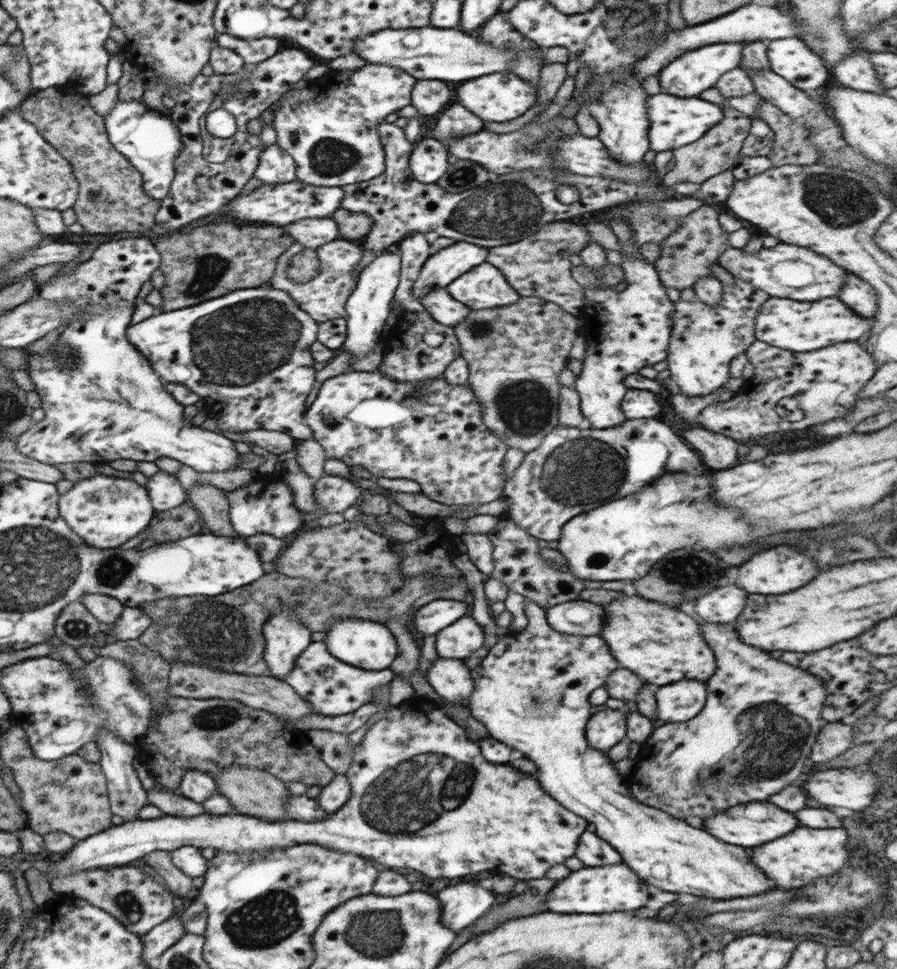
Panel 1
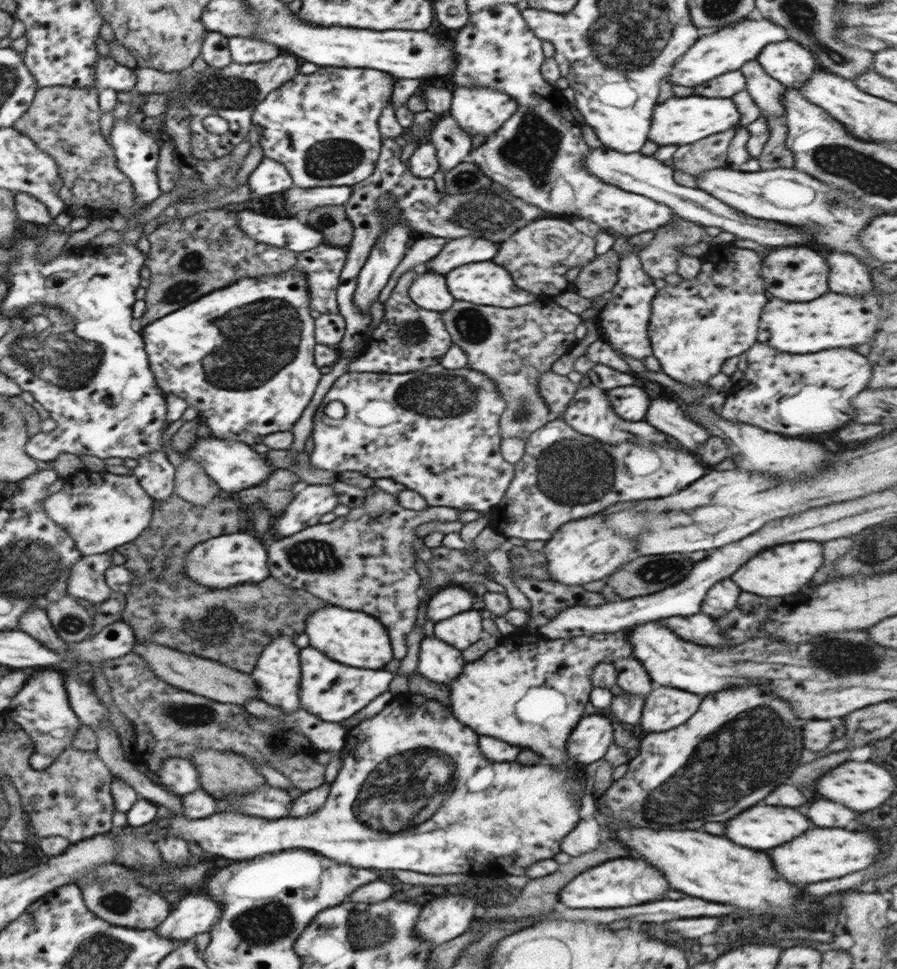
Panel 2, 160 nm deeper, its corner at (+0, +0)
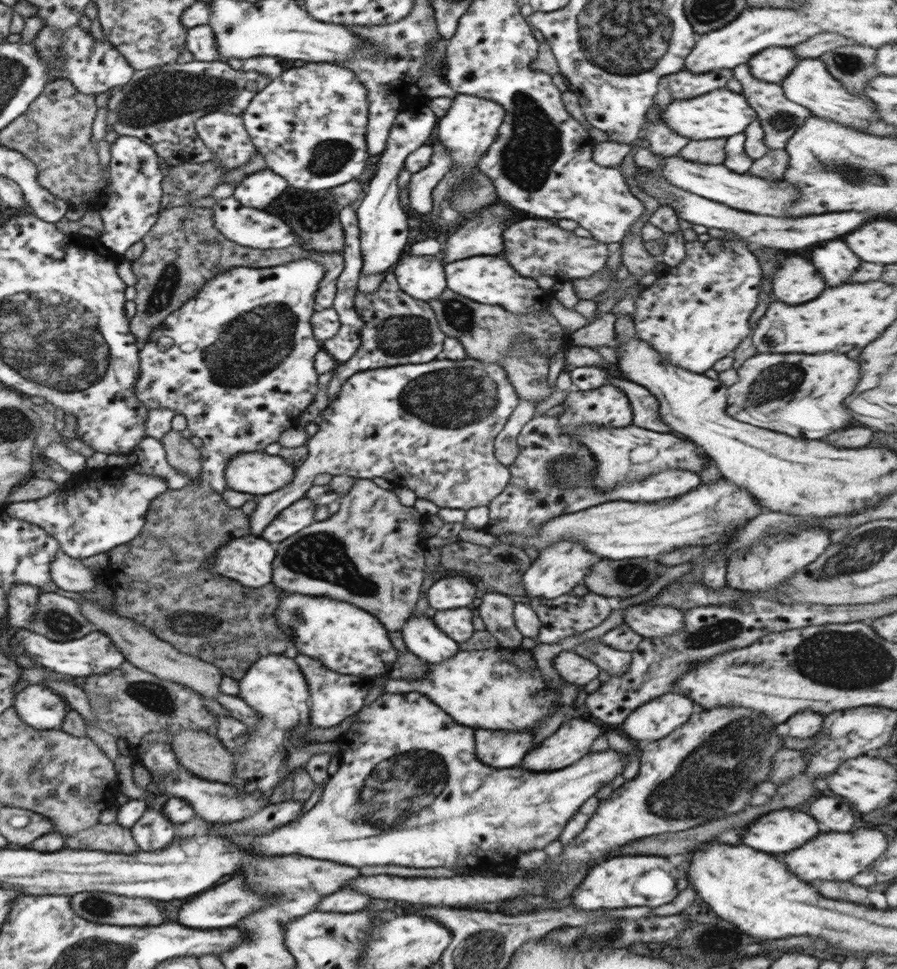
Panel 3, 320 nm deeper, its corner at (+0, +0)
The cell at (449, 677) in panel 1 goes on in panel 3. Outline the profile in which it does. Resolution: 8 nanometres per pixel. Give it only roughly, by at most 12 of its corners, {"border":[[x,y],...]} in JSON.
{"border":[[412,614],[401,628],[412,654],[439,663],[460,650],[433,618]]}

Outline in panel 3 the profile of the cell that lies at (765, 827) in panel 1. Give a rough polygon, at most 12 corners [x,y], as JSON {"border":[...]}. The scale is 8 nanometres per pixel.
{"border":[[792,810],[762,816],[742,842],[784,854],[820,834],[818,822]]}

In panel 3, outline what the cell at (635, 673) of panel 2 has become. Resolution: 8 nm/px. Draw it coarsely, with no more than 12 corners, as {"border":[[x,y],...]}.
{"border":[[598,639],[574,651],[611,677],[625,673],[631,652],[614,650]]}

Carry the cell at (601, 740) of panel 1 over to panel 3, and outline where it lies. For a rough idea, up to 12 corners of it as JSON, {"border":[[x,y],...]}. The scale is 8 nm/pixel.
{"border":[[567,718],[520,762],[560,770],[590,753],[600,726]]}

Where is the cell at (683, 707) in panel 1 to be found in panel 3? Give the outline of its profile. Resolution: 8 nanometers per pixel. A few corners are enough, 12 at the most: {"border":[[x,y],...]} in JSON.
{"border":[[671,691],[631,712],[634,742],[660,740],[698,708]]}

